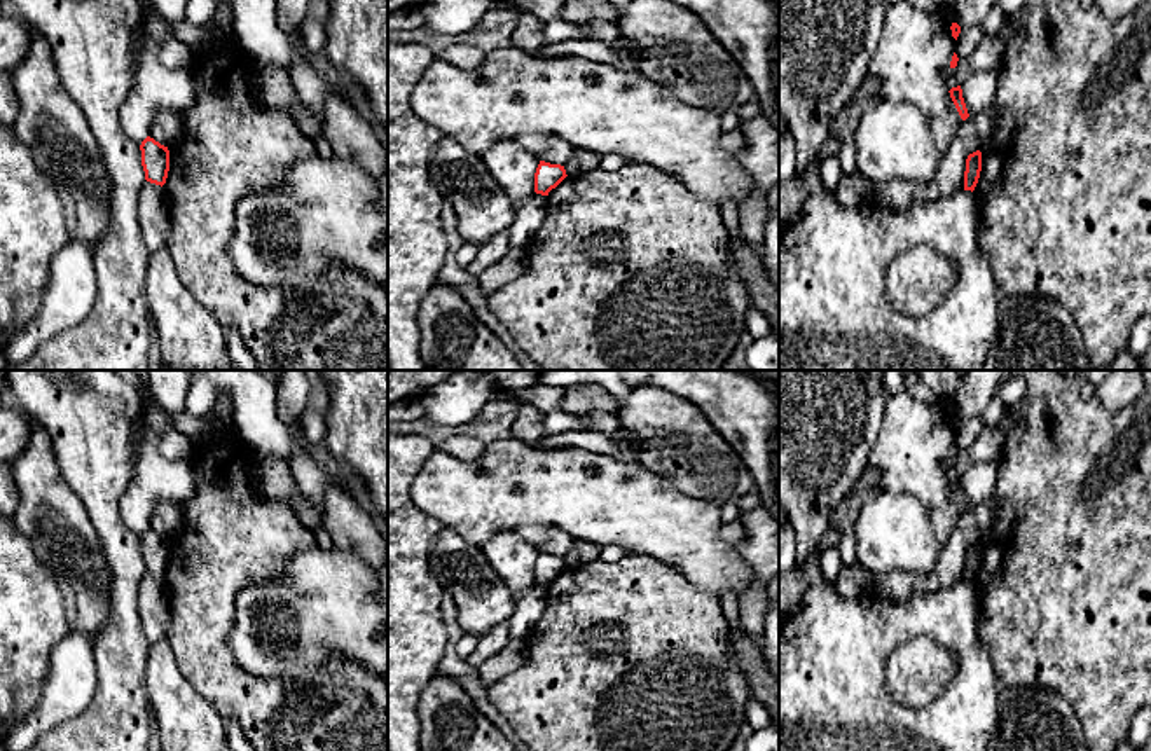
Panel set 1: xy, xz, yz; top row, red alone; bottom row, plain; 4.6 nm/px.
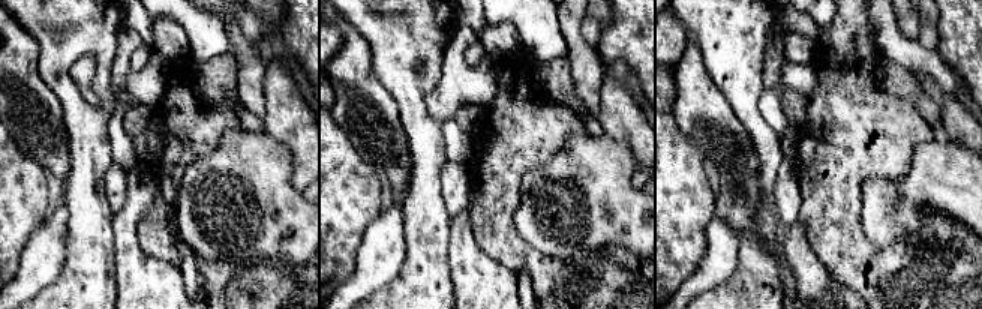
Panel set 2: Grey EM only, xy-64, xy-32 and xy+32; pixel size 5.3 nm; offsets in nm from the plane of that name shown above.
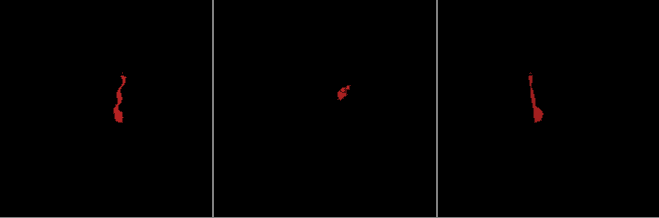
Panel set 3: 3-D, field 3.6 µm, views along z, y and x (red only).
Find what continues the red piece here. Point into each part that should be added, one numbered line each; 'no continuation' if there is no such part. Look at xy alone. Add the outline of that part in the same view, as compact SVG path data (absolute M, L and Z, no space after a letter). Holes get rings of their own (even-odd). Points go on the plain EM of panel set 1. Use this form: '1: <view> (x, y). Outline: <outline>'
1: xy (152, 606). Outline: M145 573L138 585L136 611L148 646L166 636L169 601L164 578Z

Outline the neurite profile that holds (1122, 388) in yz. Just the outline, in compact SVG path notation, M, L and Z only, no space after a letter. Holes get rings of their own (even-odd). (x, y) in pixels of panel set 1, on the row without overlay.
M1109 370L1092 395L1109 414L1118 414L1137 402L1144 386L1142 370Z

